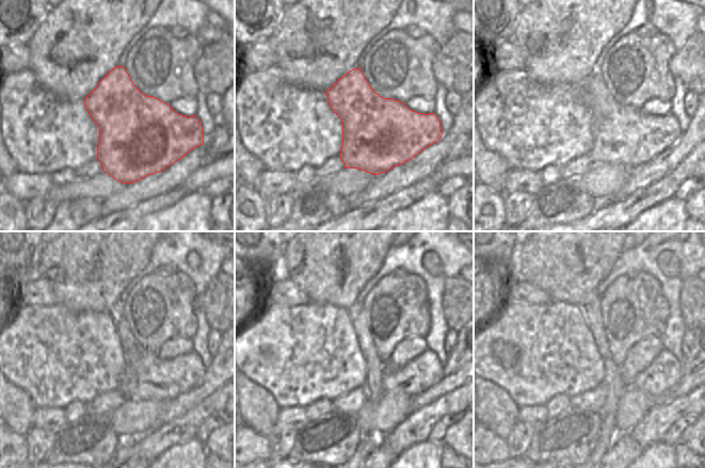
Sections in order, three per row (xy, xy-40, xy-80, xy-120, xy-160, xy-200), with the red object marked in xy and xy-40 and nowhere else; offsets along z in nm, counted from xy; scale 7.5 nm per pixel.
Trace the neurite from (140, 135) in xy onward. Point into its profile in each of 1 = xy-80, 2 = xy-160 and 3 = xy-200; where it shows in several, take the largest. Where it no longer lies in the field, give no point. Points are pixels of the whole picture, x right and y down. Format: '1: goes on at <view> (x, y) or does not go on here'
1: goes on at xy-80 (625, 135)
2: goes on at xy-160 (425, 371)
3: goes on at xy-200 (665, 372)

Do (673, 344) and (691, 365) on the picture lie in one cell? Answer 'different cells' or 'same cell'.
different cells

